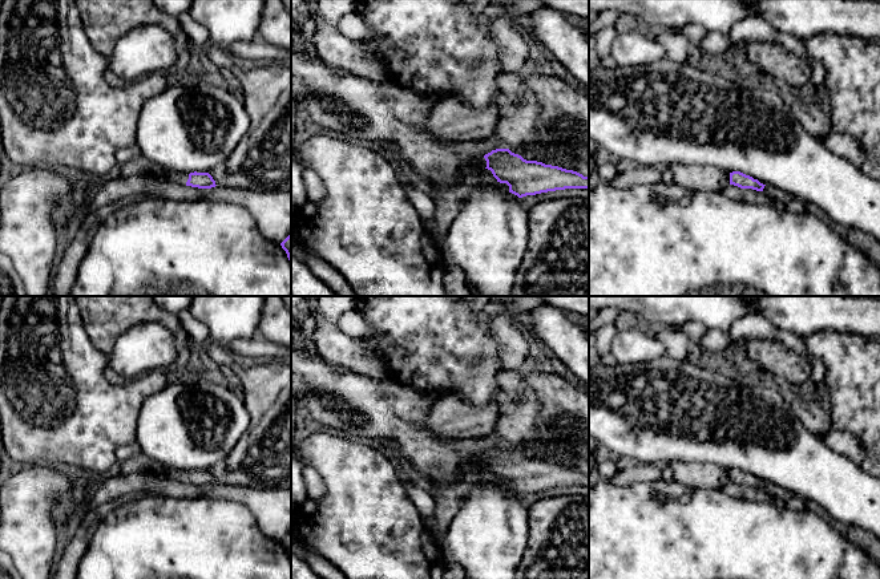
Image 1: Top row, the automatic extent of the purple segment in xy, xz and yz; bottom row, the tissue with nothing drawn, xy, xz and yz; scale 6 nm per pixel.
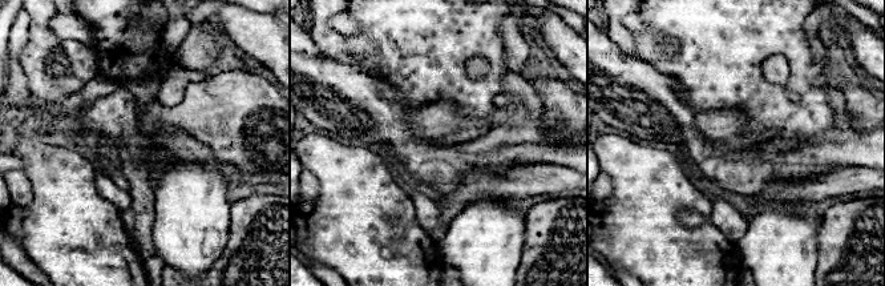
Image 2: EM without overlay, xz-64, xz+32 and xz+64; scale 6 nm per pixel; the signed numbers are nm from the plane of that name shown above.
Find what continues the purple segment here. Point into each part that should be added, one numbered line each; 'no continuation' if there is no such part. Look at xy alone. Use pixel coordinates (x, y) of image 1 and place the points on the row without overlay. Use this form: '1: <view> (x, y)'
1: xy (140, 462)

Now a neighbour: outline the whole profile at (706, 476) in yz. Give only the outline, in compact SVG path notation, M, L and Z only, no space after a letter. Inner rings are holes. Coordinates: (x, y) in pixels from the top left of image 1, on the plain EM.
M673 462L673 477L675 481L707 490L720 490L730 482L730 470L714 463Z

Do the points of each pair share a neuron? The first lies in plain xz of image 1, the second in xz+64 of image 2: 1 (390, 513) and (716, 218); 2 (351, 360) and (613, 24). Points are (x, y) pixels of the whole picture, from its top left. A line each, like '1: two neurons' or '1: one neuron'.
1: two neurons
2: one neuron

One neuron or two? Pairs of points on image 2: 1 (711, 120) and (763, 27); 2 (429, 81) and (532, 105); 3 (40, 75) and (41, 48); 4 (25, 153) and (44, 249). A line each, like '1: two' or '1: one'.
1: two
2: two
3: one
4: one

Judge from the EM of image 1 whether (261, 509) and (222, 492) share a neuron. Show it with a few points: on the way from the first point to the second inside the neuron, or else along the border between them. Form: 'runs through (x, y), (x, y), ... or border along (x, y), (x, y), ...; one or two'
runs through (251, 499), (247, 496), (231, 492); one

